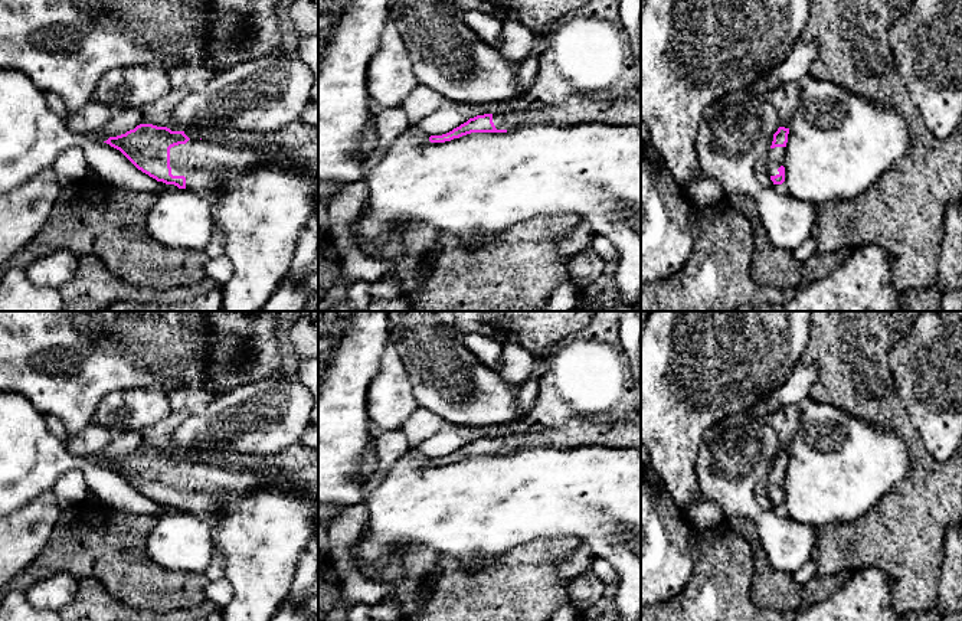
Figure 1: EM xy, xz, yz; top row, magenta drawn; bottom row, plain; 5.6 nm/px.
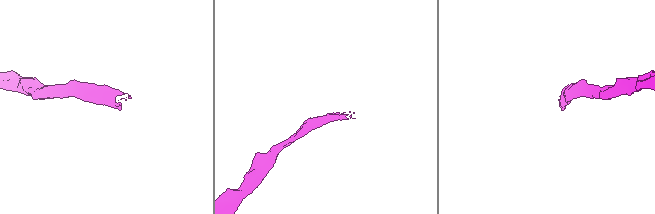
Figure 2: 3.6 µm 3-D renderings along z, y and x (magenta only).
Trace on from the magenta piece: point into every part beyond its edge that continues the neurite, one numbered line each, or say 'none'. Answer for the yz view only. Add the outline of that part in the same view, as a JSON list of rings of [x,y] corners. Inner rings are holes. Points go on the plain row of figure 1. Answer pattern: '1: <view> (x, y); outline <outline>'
1: yz (775, 480); outline [[[785,470],[770,471],[769,475],[763,481],[765,493],[769,499],[779,497],[778,491],[783,488],[785,484]]]

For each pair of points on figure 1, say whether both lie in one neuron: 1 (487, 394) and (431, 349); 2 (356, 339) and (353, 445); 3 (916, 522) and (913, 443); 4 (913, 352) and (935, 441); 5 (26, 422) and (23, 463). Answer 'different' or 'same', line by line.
1: same
2: same
3: same
4: same
5: same

